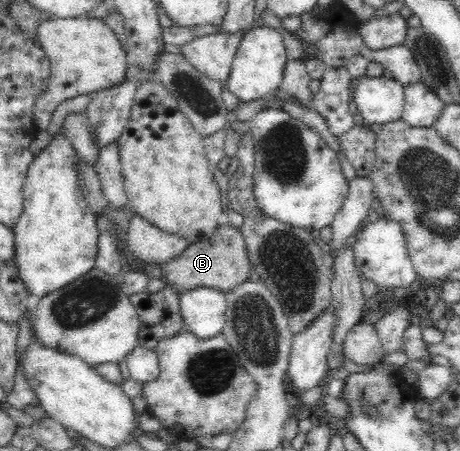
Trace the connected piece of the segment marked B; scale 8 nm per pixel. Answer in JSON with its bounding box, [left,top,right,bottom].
[159,224,251,293]

